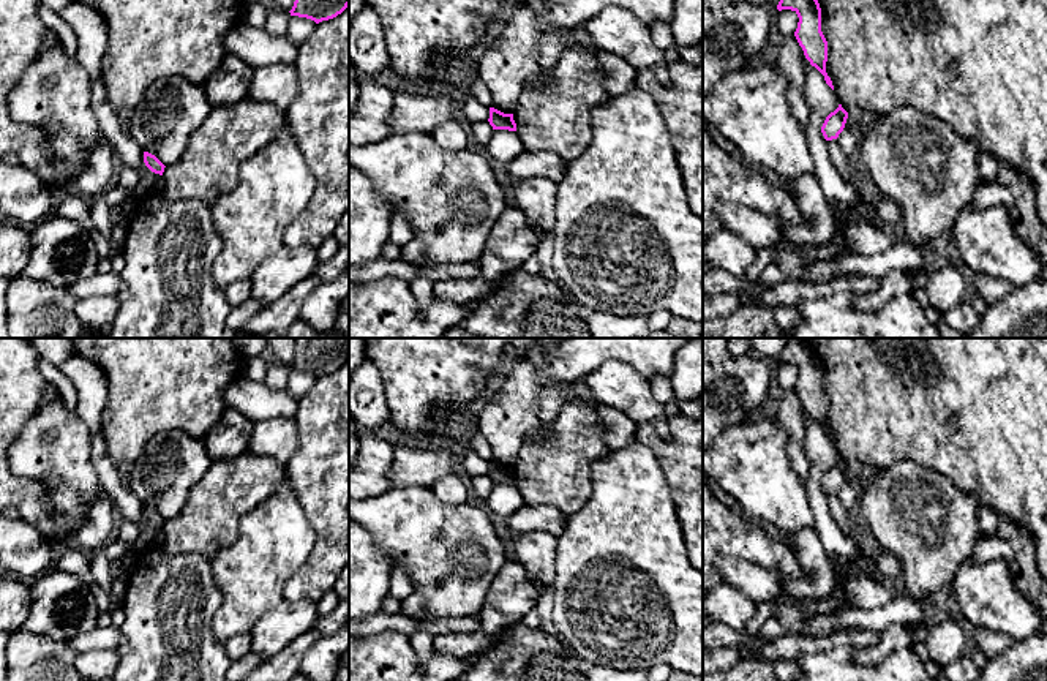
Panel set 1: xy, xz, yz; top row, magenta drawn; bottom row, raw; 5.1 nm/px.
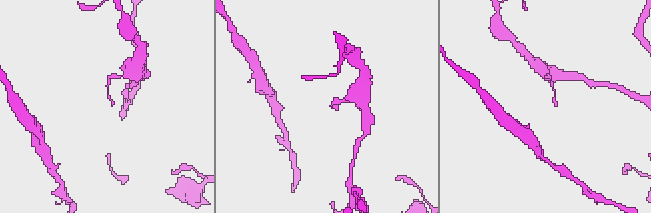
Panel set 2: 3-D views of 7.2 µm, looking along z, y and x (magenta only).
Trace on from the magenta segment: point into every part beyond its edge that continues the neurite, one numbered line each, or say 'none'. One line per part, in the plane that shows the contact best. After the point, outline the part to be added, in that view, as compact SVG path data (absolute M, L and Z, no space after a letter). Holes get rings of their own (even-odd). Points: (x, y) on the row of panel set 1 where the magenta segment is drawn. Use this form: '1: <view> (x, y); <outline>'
none

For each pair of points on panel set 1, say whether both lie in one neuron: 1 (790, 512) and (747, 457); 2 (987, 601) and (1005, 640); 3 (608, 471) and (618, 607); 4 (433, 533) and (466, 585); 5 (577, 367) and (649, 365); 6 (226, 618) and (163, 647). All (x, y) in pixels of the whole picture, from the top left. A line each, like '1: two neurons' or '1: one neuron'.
1: one neuron
2: two neurons
3: one neuron
4: one neuron
5: one neuron
6: two neurons

